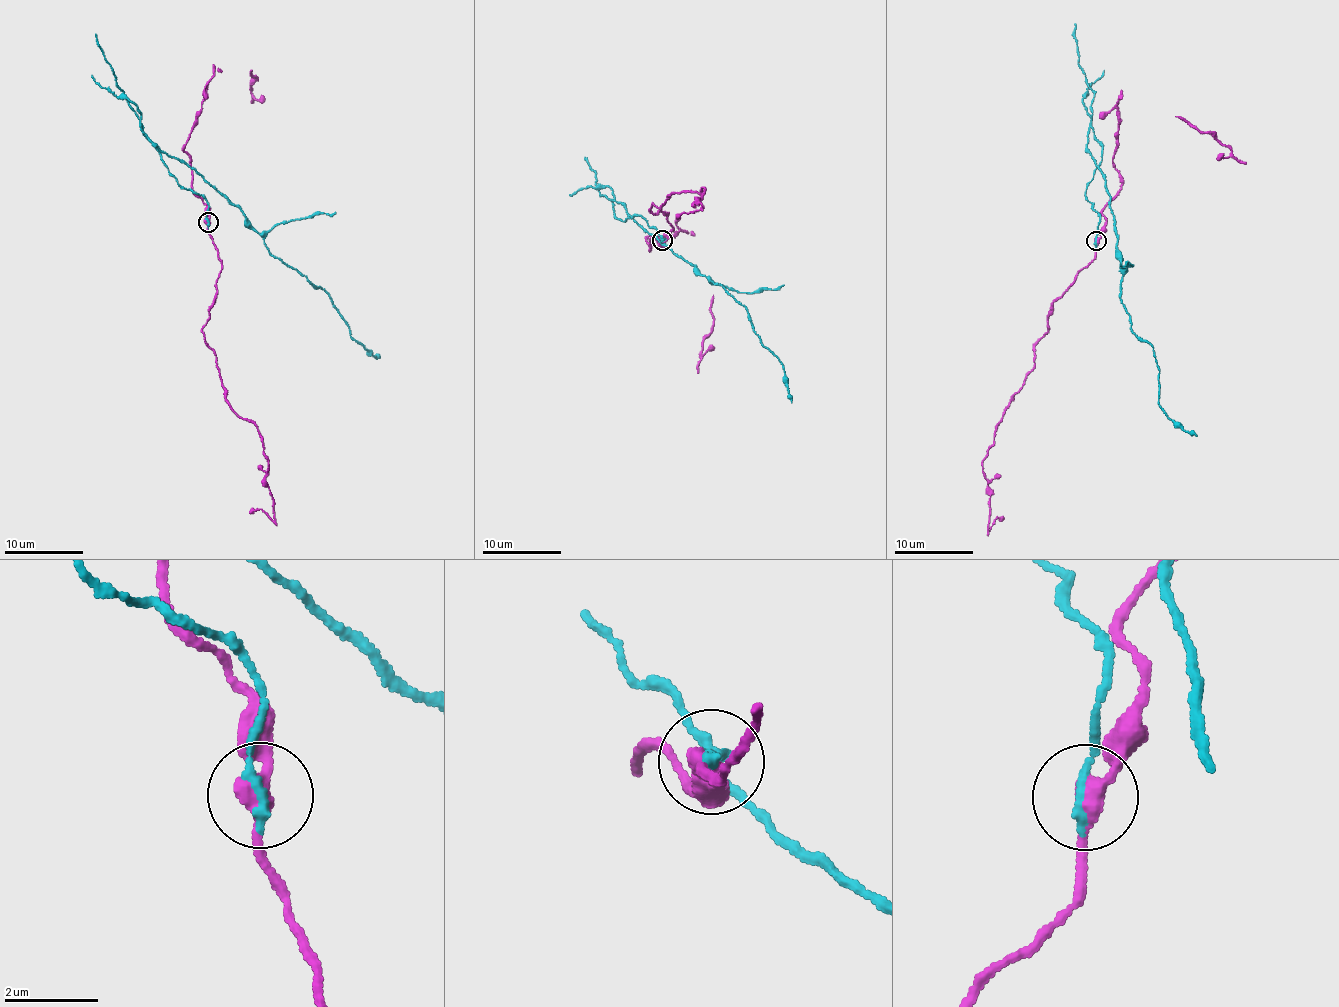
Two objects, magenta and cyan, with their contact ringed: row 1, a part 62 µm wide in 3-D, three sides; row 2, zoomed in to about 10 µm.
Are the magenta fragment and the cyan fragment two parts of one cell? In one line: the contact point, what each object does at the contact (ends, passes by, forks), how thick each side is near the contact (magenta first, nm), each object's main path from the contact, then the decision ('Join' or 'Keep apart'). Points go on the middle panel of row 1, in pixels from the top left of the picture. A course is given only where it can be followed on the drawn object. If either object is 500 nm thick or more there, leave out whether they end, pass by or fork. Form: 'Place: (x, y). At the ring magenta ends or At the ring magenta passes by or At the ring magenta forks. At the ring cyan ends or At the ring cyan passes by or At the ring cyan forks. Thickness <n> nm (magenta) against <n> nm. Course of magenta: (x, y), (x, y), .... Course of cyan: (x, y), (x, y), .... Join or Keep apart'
Place: (662, 240). At the ring magenta passes by. At the ring cyan ends. Thickness 360 nm (magenta) against 260 nm. Course of magenta: (663, 241), (673, 230), (653, 205), (703, 187), (701, 209), (676, 219). Course of cyan: (663, 241), (642, 215), (618, 219), (613, 201), (740, 301), (762, 346), (785, 372), (791, 402). Keep apart

